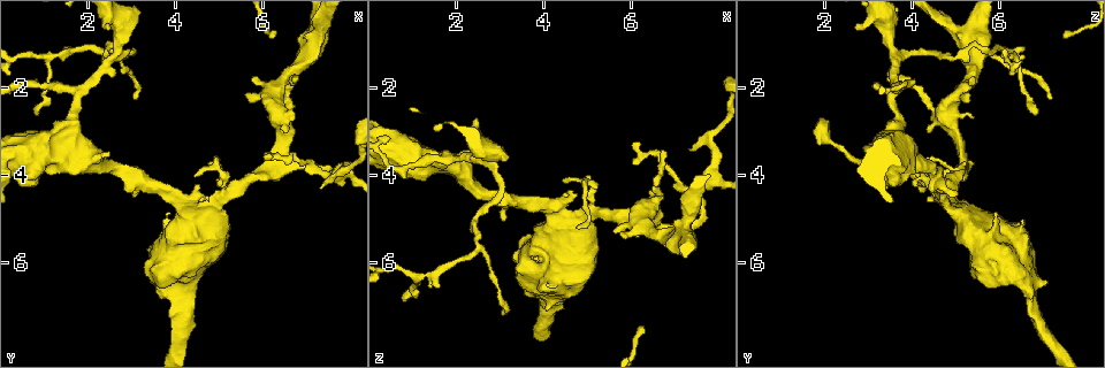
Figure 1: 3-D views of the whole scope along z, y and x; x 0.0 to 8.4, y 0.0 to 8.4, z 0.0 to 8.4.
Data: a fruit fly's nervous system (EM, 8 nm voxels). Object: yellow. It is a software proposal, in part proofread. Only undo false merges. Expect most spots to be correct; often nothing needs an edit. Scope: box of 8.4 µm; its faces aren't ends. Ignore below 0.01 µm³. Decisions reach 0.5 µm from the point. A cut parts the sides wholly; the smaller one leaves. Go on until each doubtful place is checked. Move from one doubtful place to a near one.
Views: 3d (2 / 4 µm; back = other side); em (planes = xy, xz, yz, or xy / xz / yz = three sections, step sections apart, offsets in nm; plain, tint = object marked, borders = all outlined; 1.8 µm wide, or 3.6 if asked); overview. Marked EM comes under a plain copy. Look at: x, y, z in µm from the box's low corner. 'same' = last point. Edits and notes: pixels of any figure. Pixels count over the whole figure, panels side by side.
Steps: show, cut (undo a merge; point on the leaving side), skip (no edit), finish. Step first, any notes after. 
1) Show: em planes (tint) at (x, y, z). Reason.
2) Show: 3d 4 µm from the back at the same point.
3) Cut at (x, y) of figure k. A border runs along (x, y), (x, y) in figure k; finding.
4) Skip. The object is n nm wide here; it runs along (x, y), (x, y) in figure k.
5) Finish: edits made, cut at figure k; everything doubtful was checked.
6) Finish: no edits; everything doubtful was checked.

Show: 3d 4 µm at (5.05, 4.55, 4.90). Branch point.

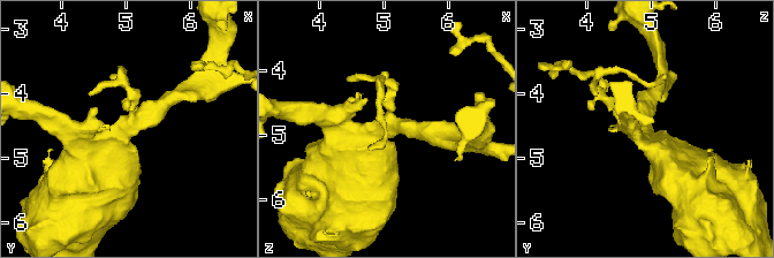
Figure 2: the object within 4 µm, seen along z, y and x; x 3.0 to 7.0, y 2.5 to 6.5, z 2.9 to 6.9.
Show: em planes (tint) at (5.15, 4.55, 4.90). Need the tissue.

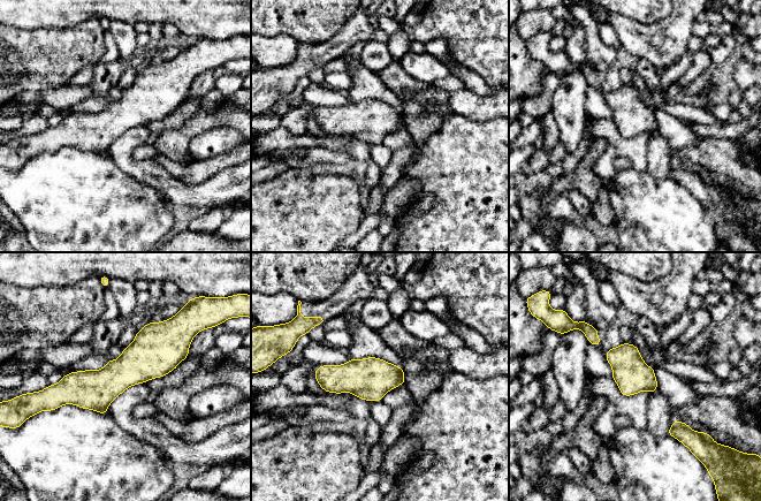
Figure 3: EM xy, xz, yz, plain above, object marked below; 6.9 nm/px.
Skip. The object is 240 nm wide here; it runs along (184, 353), (53, 387) in figure 3; continuous, no second neuron.

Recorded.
Show: em 3.6 µm planes (tint) at (4.30, 5.10, 5.30). Calibre changes.

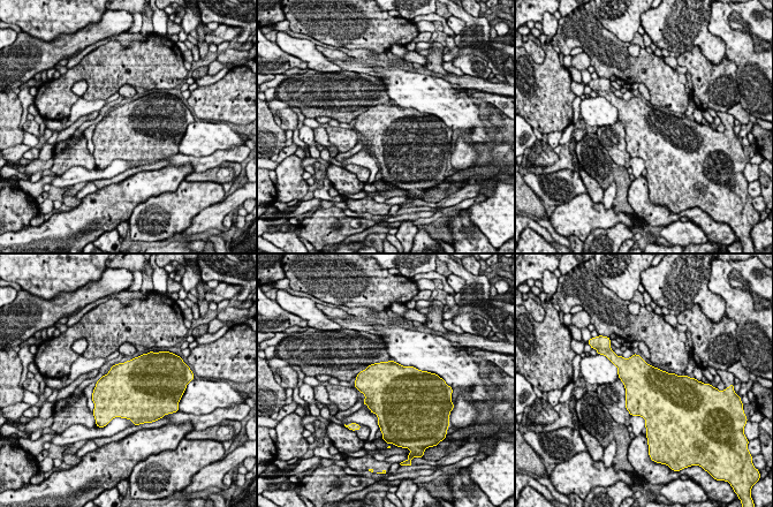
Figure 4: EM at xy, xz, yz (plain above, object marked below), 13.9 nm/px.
Skip. Continuous, no second neuron.

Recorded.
Show: em planes (tint) at (2.50, 1.15, 5.70). Sharp bend.

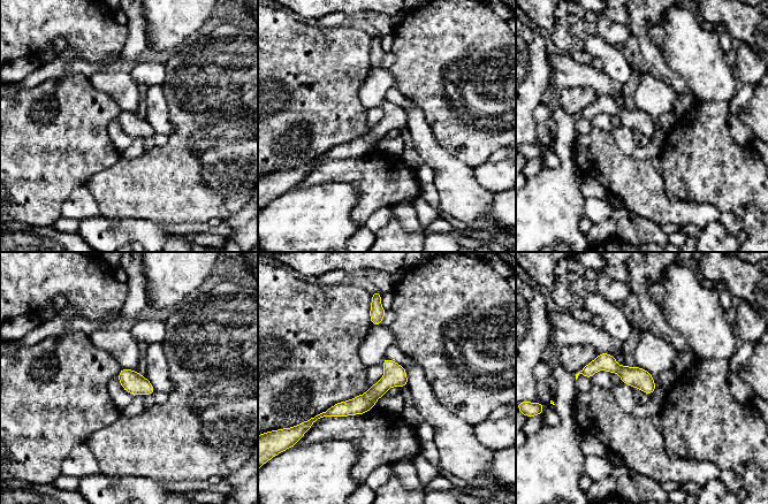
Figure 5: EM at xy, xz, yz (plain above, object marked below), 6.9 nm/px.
Skip. It runs along (402, 371), (364, 403), (327, 413) in figure 5; continuous, no second neuron.

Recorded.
Finish: no edits; everything doubtful was checked.

